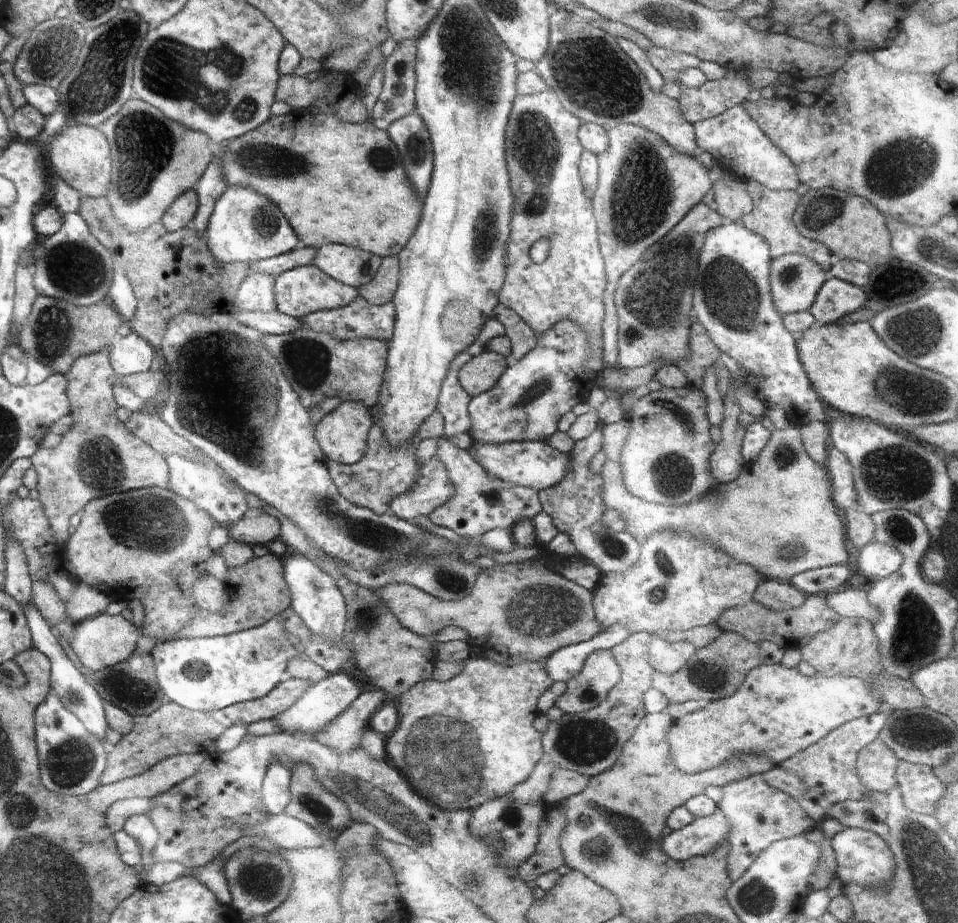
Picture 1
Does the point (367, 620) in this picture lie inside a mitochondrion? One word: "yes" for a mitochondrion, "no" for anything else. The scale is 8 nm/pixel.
yes

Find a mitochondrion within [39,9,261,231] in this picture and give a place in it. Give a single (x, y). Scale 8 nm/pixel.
(95, 85)

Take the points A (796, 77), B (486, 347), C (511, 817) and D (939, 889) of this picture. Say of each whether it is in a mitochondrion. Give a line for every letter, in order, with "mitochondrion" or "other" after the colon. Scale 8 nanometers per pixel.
A: other
B: other
C: mitochondrion
D: mitochondrion

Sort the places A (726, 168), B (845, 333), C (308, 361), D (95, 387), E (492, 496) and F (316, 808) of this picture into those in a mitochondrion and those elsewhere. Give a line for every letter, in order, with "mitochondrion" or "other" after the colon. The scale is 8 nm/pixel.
A: other
B: other
C: mitochondrion
D: other
E: other
F: mitochondrion

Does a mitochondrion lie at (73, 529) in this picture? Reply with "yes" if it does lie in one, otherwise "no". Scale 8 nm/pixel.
no

